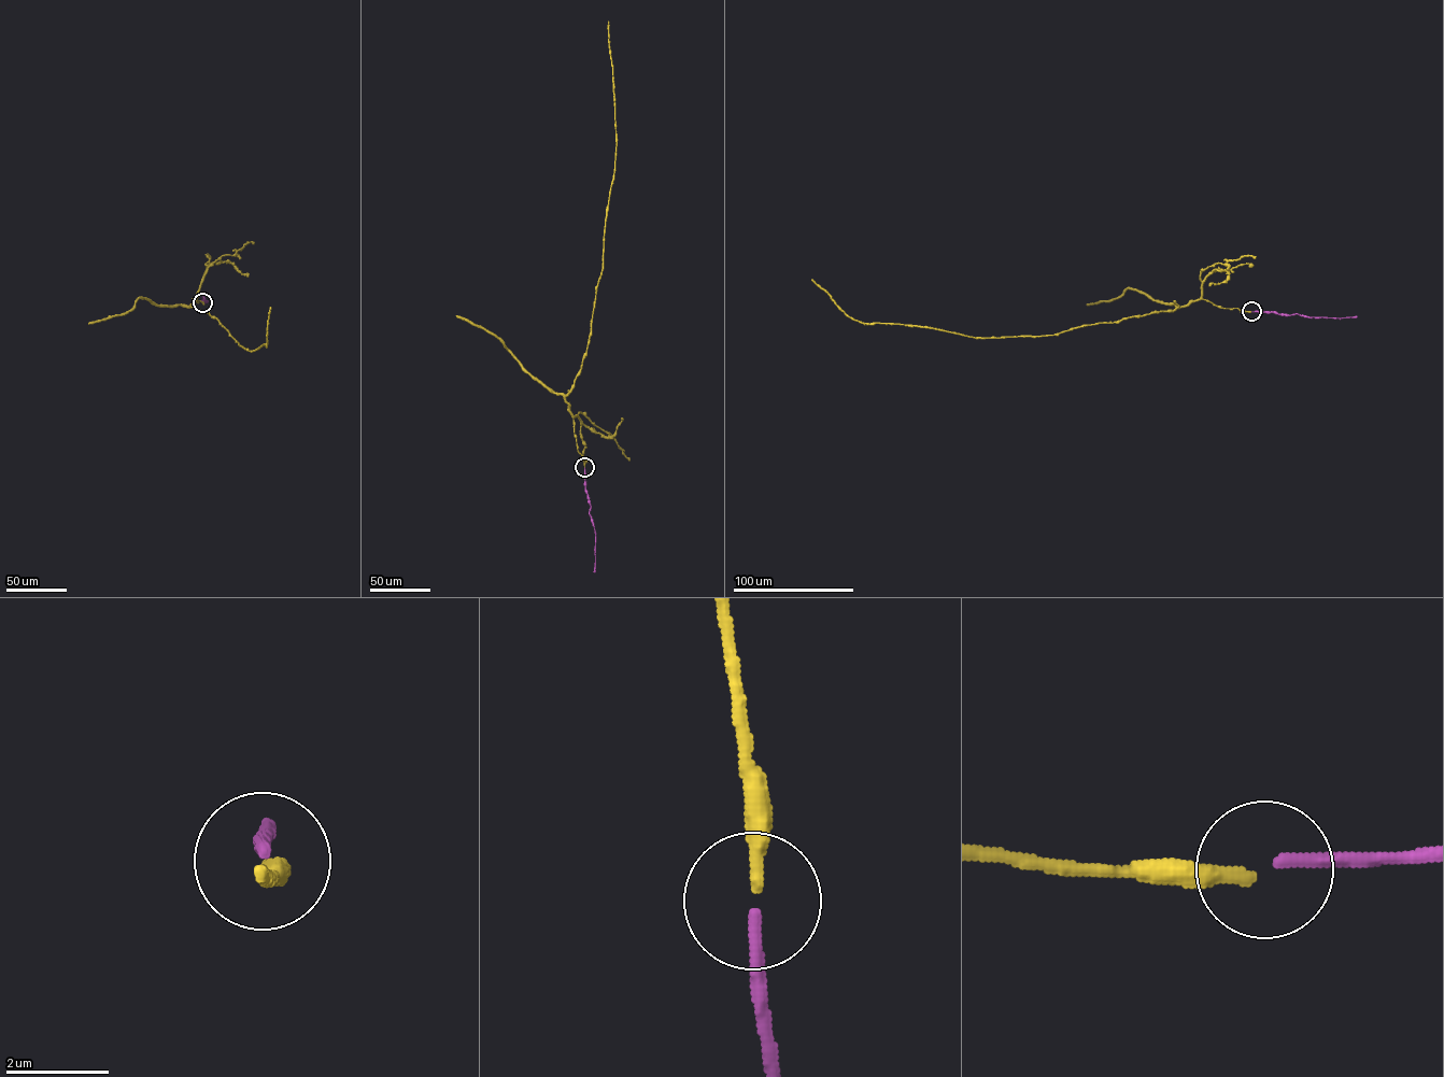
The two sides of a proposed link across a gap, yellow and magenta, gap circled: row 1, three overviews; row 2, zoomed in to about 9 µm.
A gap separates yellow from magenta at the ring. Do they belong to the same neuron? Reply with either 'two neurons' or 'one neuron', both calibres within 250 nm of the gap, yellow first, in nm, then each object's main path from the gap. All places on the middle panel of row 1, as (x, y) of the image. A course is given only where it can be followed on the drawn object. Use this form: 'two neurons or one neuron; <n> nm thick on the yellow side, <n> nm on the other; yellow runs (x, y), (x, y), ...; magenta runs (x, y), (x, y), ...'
two neurons; 280 nm thick on the yellow side, 240 nm on the other; yellow runs (584, 466), (565, 396), (581, 369), (591, 331), (614, 172), (616, 124), (608, 22); magenta runs (584, 467), (589, 513), (595, 535), (594, 572)

